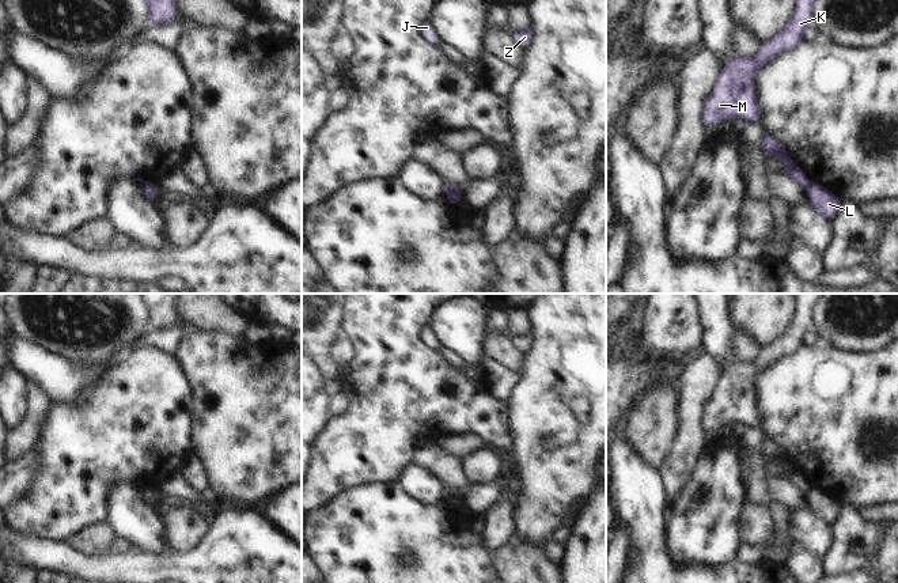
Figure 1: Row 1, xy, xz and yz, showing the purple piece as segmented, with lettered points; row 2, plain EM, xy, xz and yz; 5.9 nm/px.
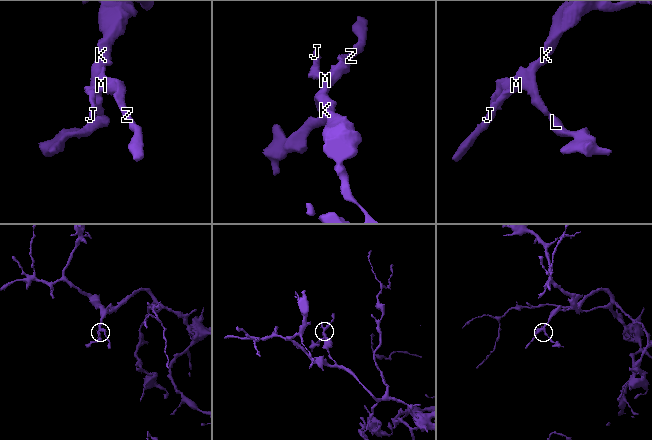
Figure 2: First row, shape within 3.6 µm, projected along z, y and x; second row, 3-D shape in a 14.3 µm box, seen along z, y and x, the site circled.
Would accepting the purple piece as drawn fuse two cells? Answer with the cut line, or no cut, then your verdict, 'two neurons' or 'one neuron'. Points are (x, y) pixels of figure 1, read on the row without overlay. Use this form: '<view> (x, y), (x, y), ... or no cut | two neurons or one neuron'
xz (450, 496), (458, 498) | two neurons

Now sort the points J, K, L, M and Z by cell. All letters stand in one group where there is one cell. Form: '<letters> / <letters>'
J K M Z / L

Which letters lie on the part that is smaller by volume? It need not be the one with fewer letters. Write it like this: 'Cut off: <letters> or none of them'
Cut off: L

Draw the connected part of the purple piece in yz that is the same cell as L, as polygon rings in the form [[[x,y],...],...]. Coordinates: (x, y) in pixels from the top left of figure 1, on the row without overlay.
[[[811,487],[808,492],[808,504],[823,520],[834,525],[841,504],[838,504],[825,491]]]

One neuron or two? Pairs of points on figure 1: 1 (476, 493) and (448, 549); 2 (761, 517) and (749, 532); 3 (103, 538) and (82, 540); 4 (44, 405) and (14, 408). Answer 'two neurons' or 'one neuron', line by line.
1: two neurons
2: one neuron
3: one neuron
4: two neurons

